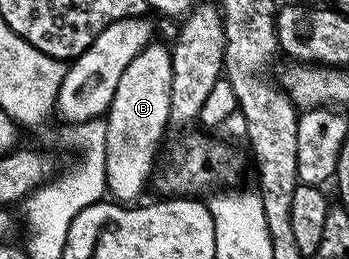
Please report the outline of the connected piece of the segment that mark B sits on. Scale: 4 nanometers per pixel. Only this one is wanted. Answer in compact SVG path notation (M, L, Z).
M151 42L128 64L104 119L107 123L107 192L120 203L136 203L143 198L140 196L143 195L144 188L150 185L150 178L157 168L156 152L160 149L160 140L164 137L166 127L169 128L170 125L172 52L166 45L164 47L158 43Z

